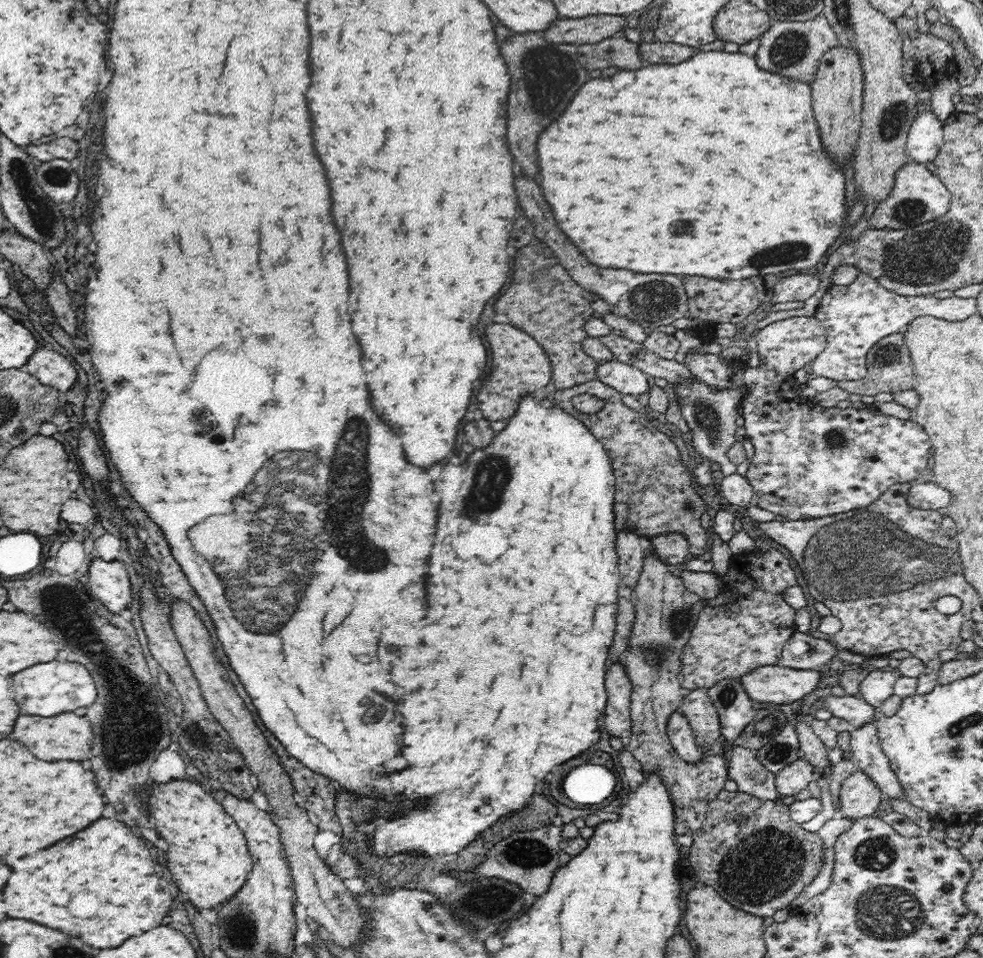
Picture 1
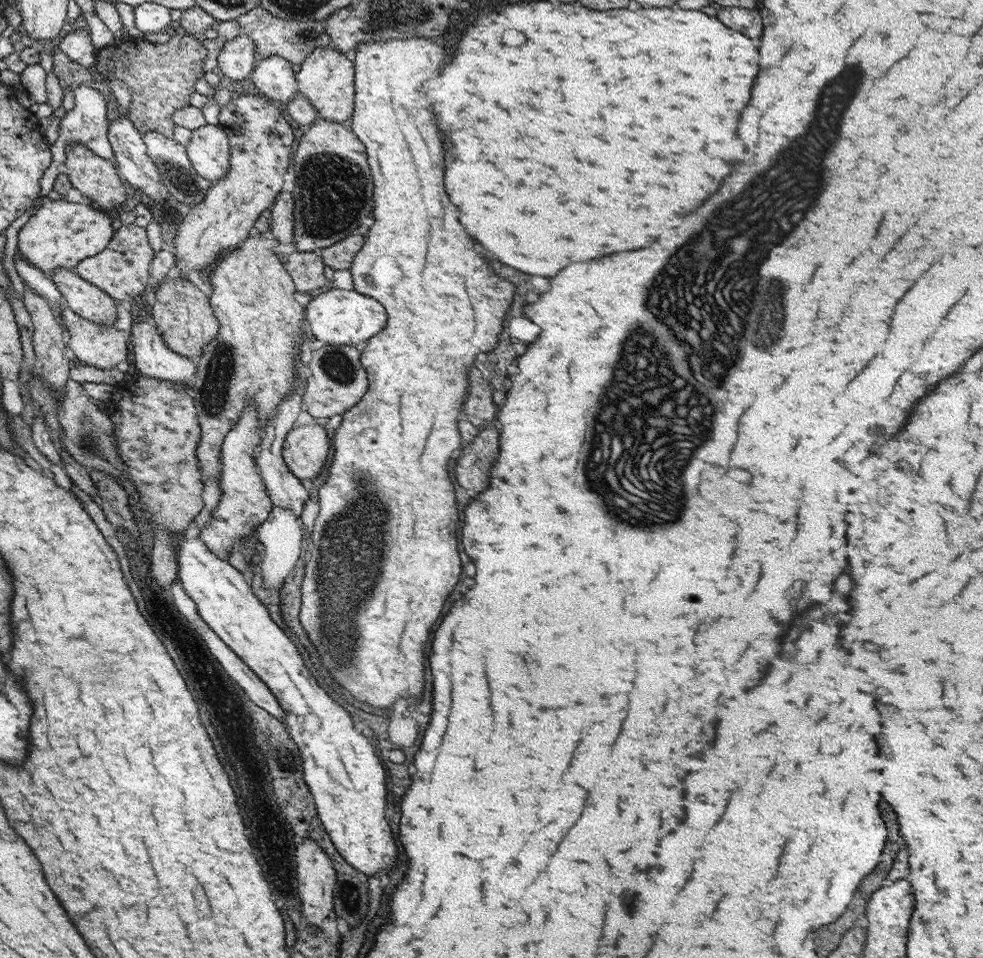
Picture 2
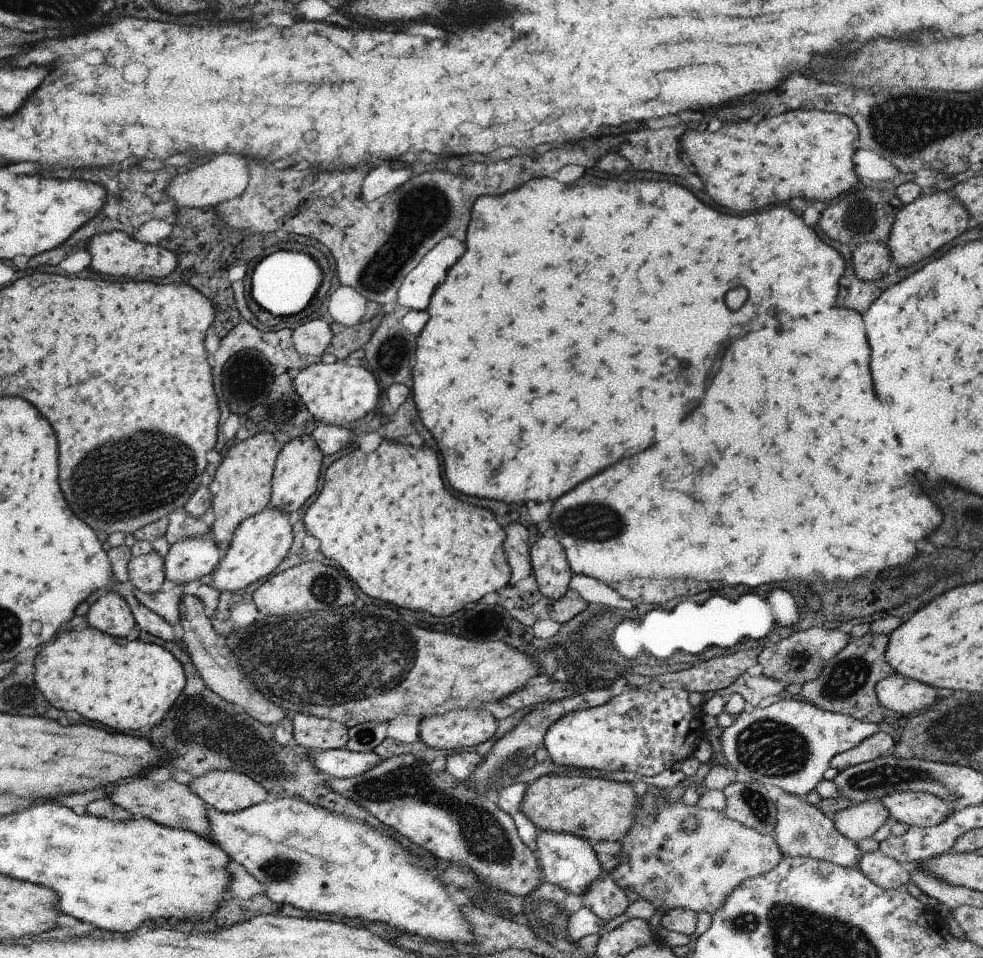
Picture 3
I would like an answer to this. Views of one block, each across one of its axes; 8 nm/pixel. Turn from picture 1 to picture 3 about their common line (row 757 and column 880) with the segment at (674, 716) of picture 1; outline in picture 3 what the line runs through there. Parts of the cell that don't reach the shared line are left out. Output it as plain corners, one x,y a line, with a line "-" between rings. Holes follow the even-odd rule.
901,674
879,680
873,688
885,712
889,710
897,714
917,714
919,710
929,708
937,700
937,688
917,680
909,680

